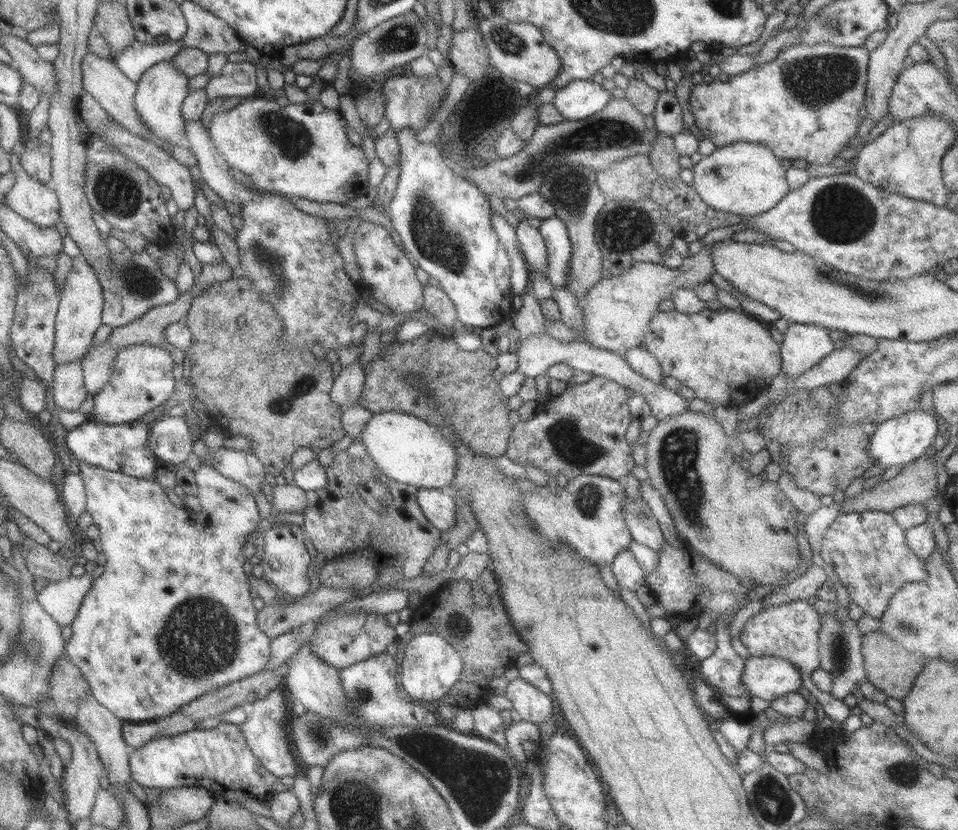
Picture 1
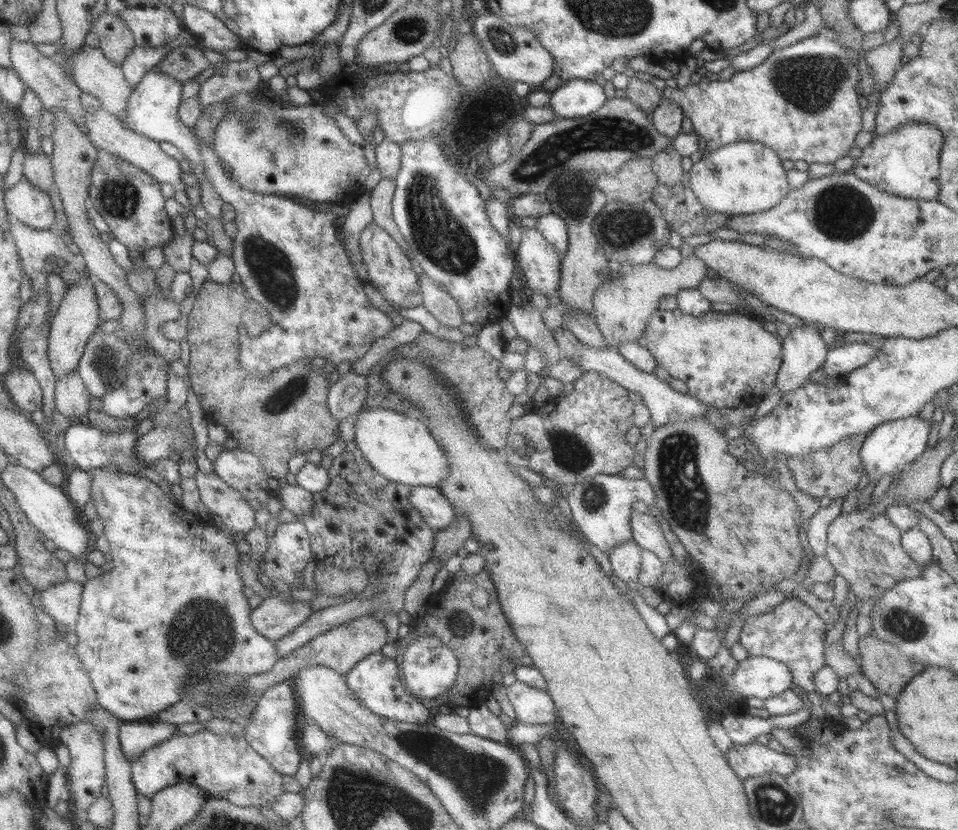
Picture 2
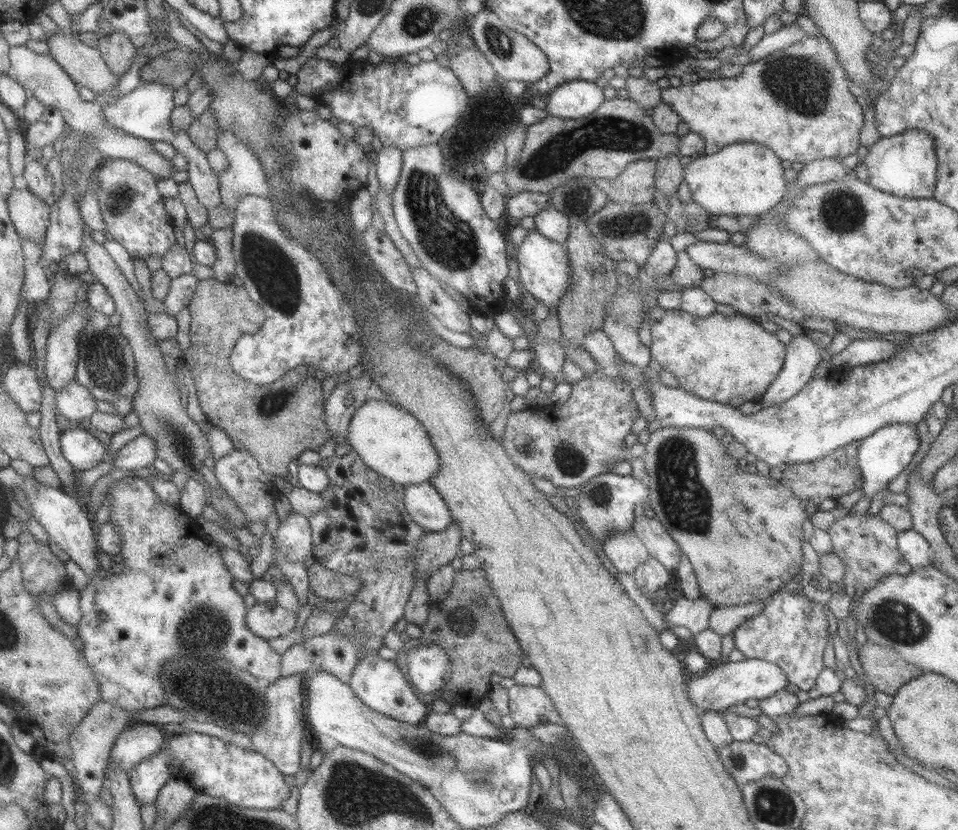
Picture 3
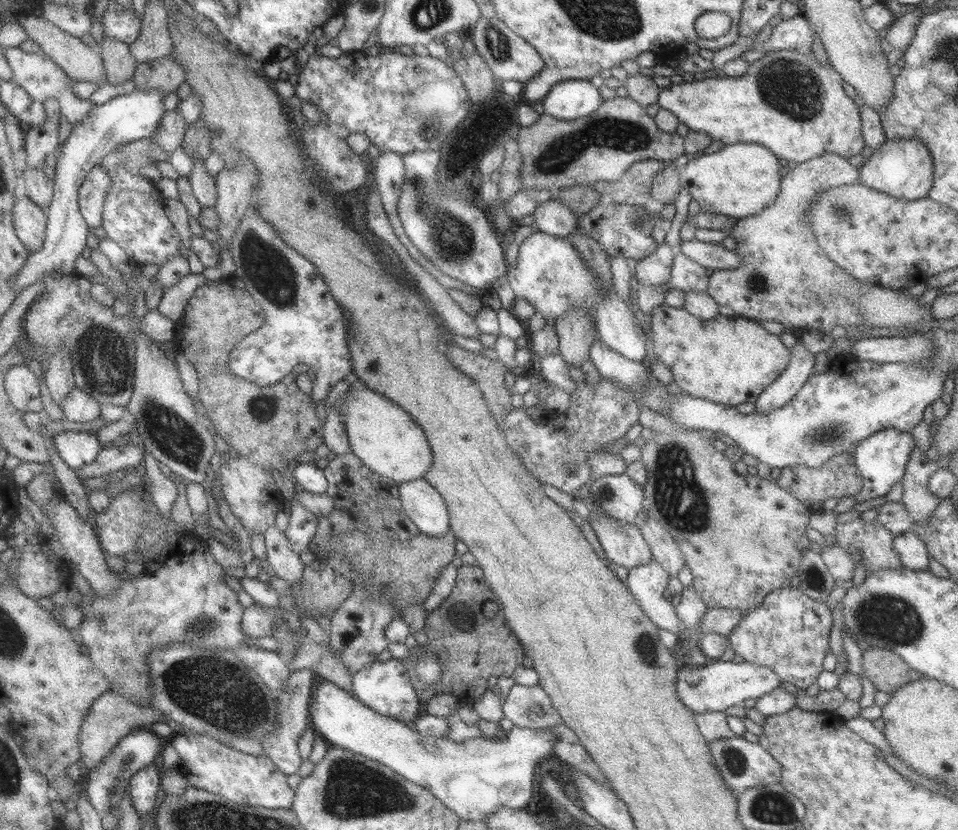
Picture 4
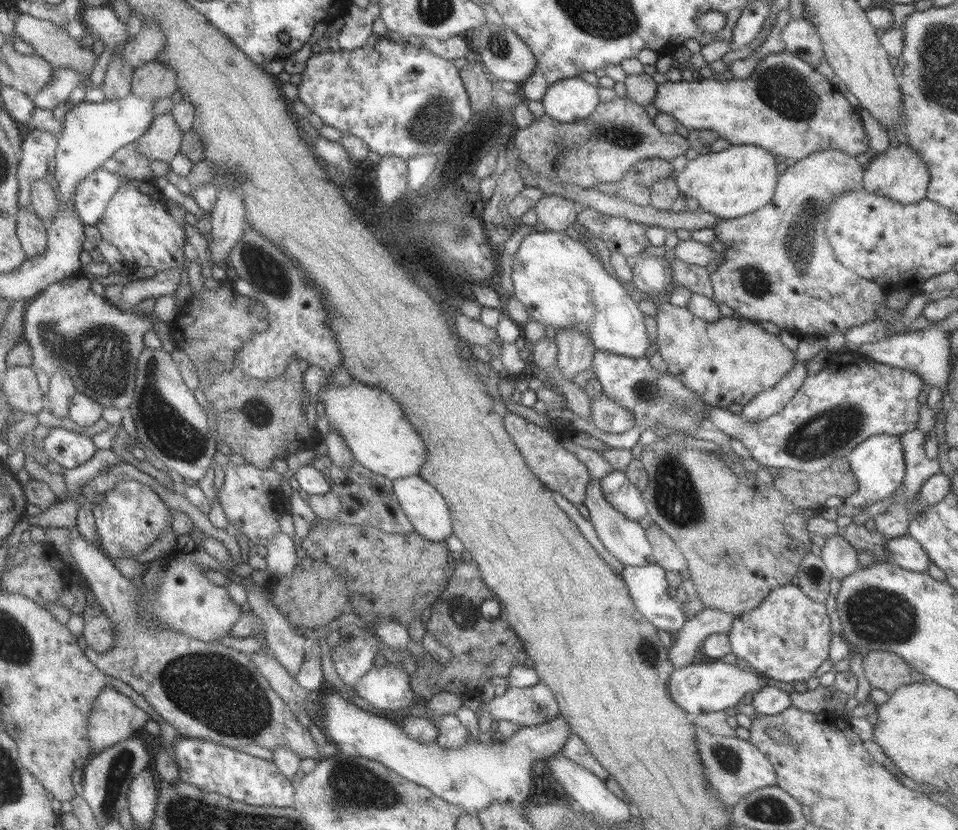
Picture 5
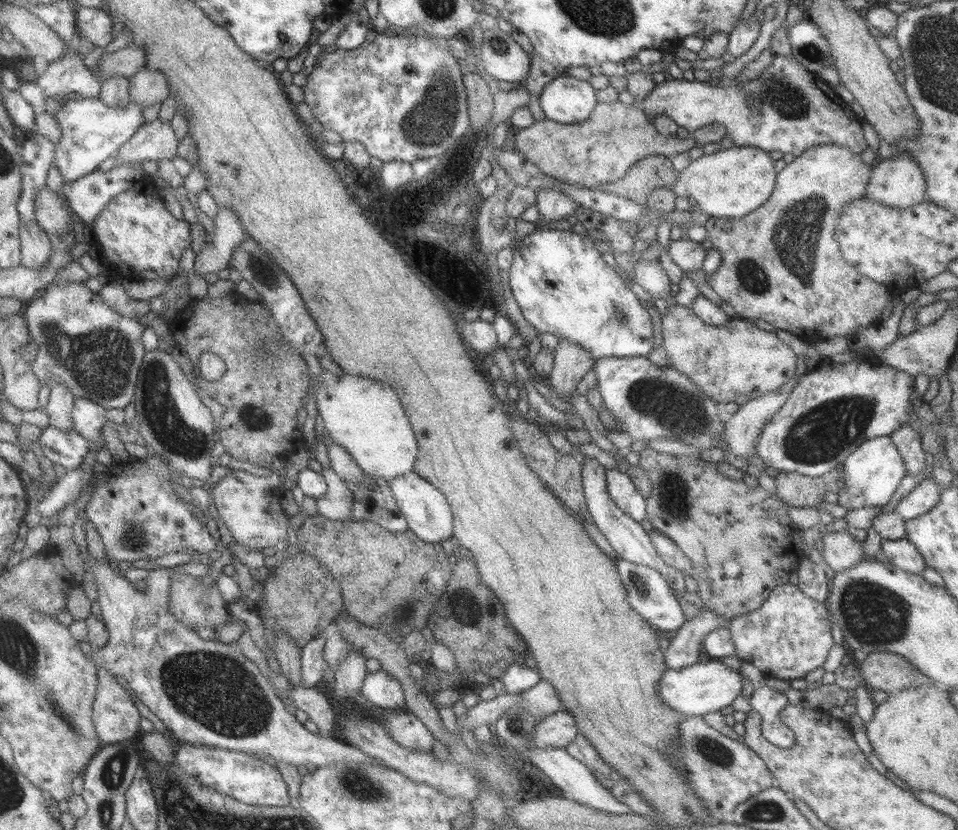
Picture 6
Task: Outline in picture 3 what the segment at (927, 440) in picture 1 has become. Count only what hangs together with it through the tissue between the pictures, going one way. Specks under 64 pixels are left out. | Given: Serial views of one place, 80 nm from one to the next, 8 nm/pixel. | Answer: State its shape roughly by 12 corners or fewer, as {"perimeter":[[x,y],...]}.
{"perimeter":[[893,424],[860,442],[863,498],[886,492],[920,446],[915,425]]}

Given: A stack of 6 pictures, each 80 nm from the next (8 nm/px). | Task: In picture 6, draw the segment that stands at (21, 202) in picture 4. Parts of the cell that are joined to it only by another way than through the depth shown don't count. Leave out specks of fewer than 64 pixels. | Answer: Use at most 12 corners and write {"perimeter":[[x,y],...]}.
{"perimeter":[[19,225],[20,266],[41,268],[52,255],[47,233]]}

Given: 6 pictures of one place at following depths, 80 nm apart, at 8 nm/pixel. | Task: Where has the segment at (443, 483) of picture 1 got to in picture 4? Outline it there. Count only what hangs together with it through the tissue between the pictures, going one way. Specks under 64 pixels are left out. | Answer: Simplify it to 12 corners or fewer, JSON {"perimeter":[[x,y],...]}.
{"perimeter":[[359,384],[342,396],[350,451],[397,484],[423,478],[427,438]]}

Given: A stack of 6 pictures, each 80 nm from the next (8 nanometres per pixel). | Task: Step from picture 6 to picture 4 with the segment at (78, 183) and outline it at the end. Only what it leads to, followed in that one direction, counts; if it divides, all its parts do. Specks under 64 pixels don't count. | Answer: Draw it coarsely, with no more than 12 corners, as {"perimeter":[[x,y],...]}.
{"perimeter":[[97,165],[78,188],[89,229],[101,226],[109,175]]}

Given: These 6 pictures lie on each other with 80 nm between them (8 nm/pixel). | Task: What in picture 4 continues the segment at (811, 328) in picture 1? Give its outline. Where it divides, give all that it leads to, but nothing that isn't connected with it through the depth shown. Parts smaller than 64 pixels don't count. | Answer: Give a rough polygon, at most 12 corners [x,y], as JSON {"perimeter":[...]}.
{"perimeter":[[799,340],[787,366],[757,395],[753,413],[787,404],[812,373]]}

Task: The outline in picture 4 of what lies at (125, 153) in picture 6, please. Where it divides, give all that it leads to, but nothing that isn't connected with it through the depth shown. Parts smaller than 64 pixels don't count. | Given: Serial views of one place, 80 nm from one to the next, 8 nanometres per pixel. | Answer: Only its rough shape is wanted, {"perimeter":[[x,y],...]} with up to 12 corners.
{"perimeter":[[176,109],[161,115],[150,140],[170,155],[181,146],[187,124]]}

